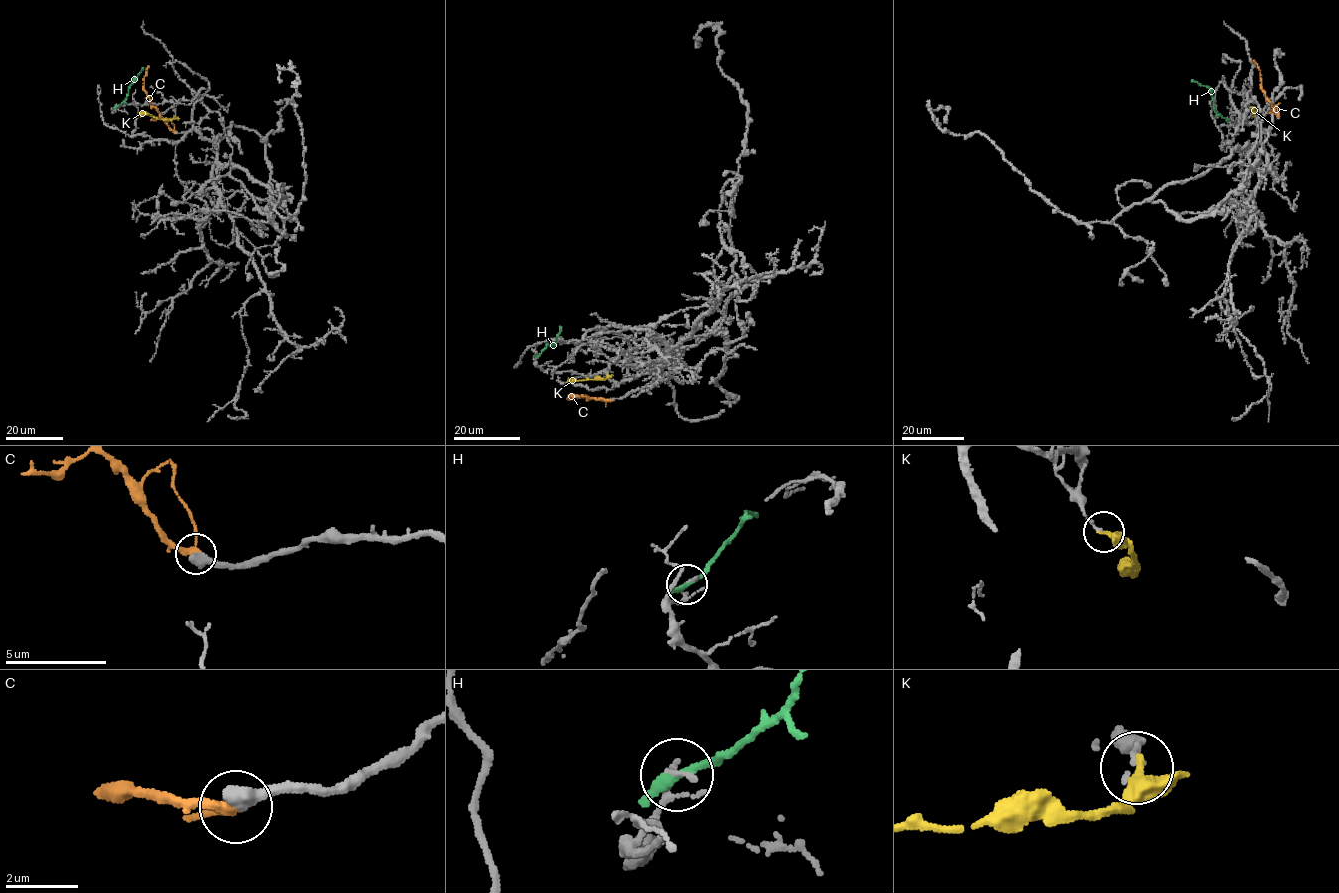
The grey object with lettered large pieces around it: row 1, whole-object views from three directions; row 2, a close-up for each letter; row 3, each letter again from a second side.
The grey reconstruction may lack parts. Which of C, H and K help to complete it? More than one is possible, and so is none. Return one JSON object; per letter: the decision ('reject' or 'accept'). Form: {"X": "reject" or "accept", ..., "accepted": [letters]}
{"C": "accept", "H": "reject", "K": "reject", "accepted": ["C"]}

